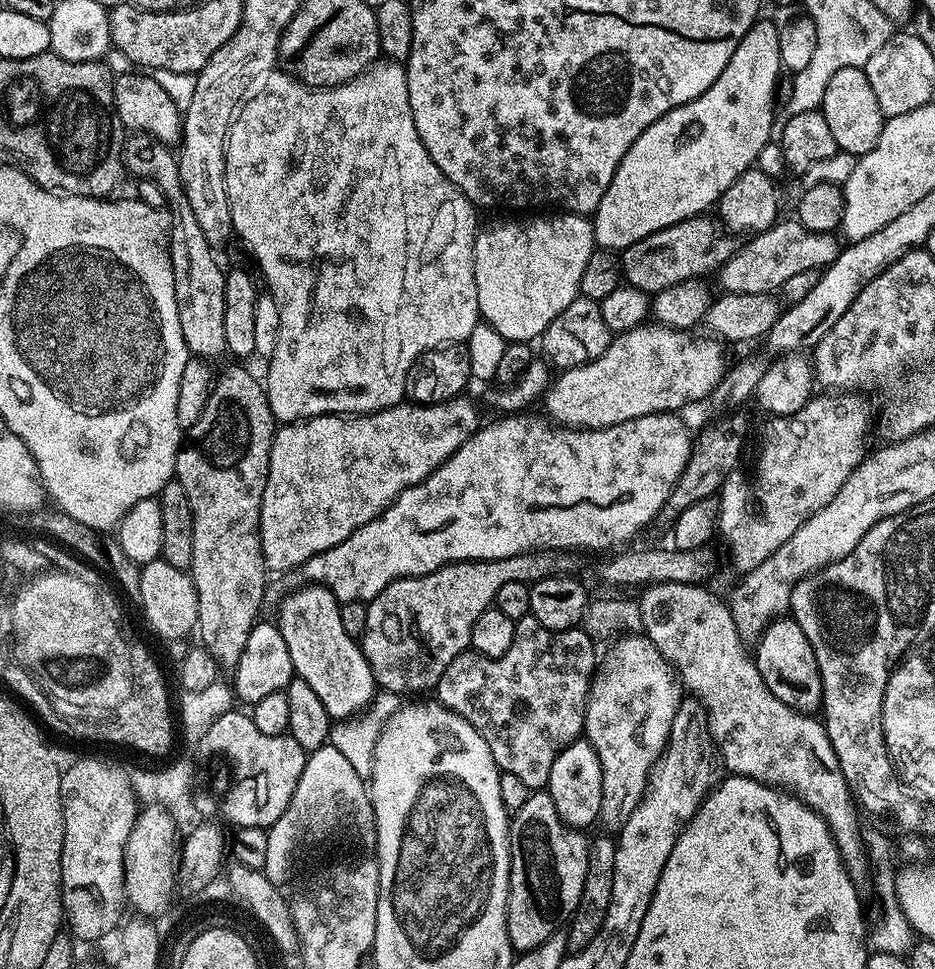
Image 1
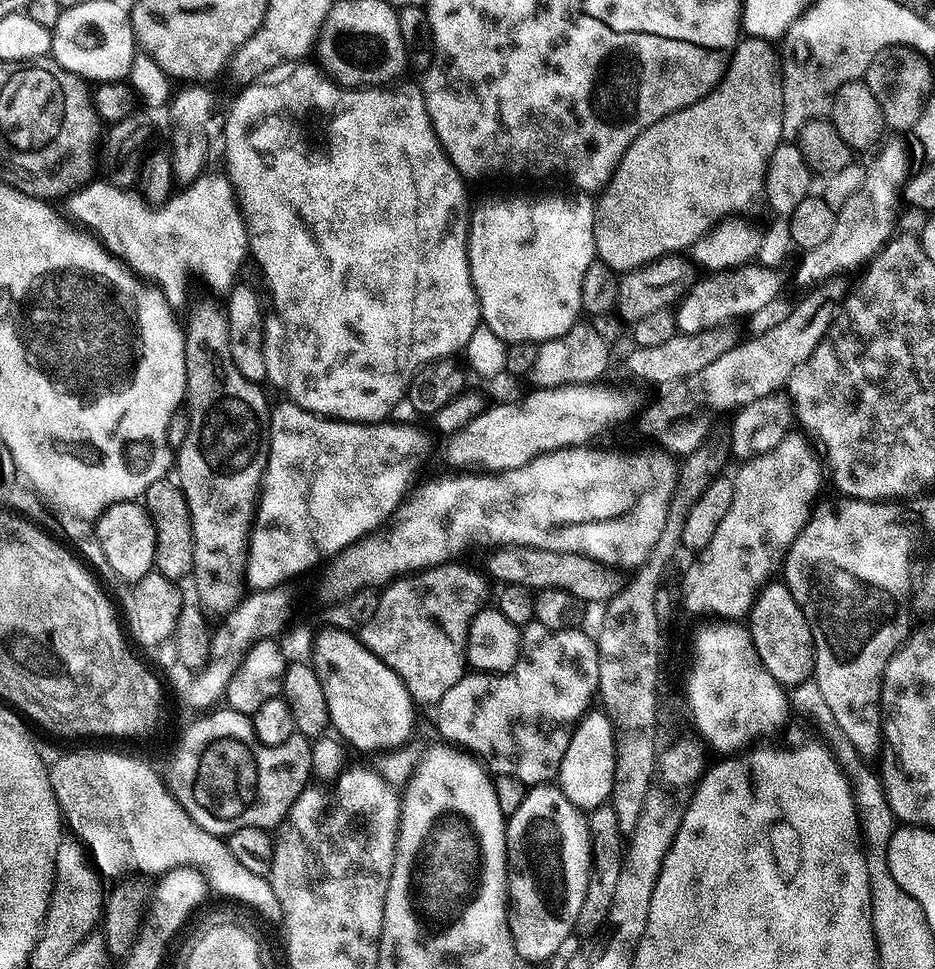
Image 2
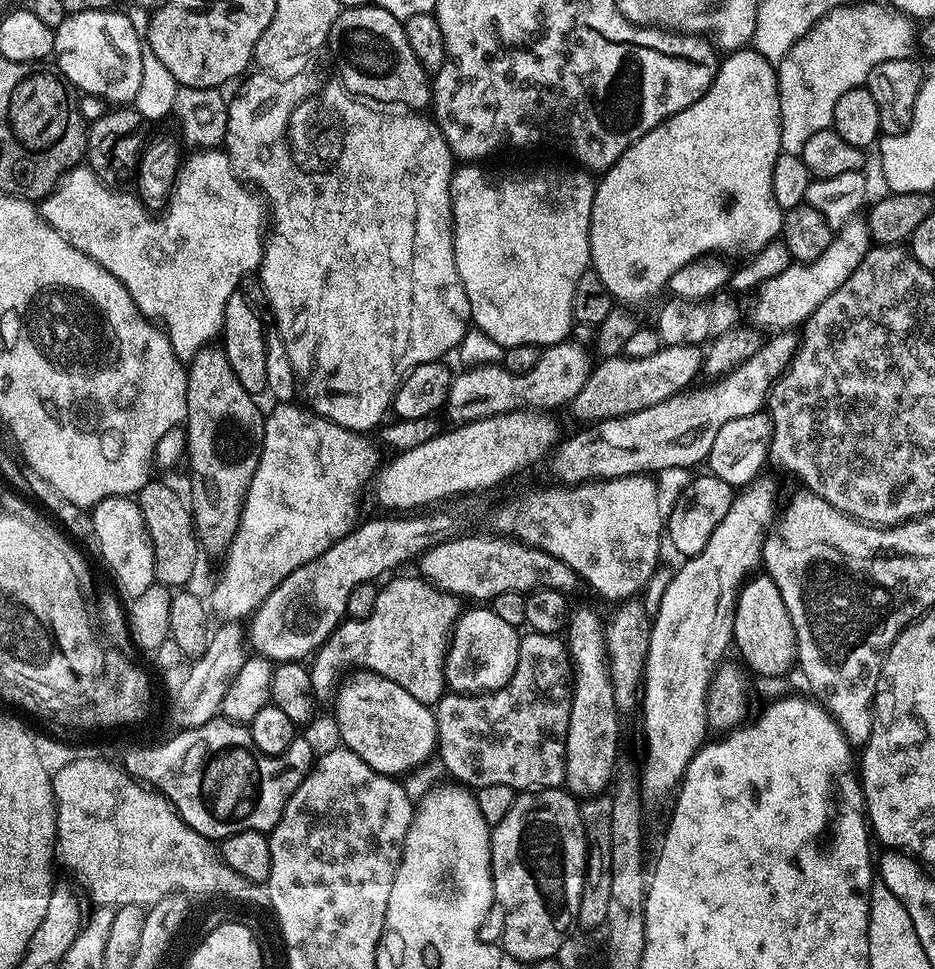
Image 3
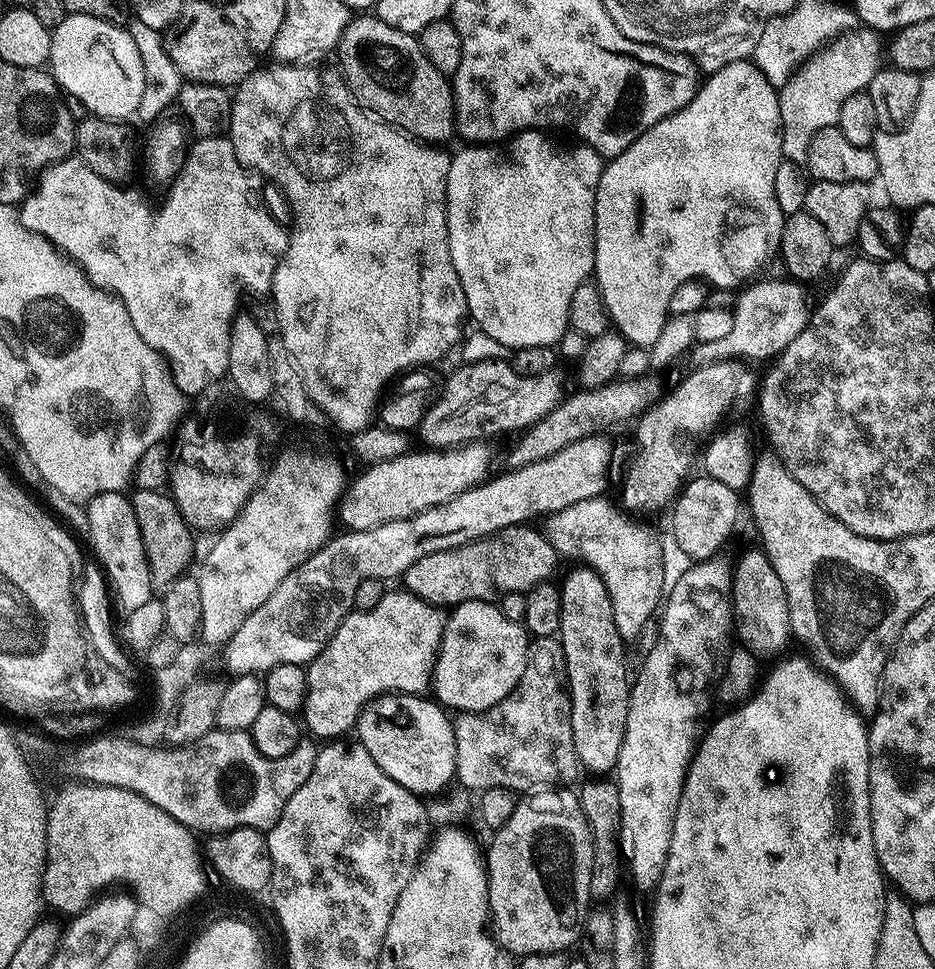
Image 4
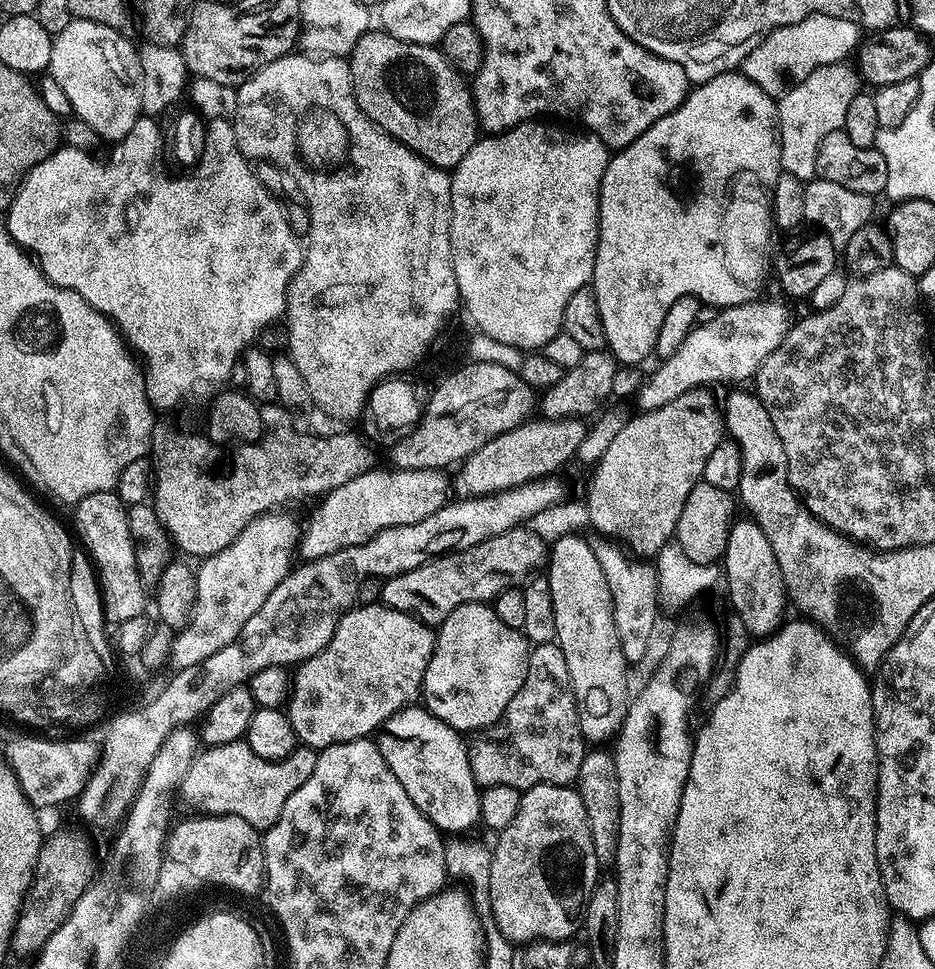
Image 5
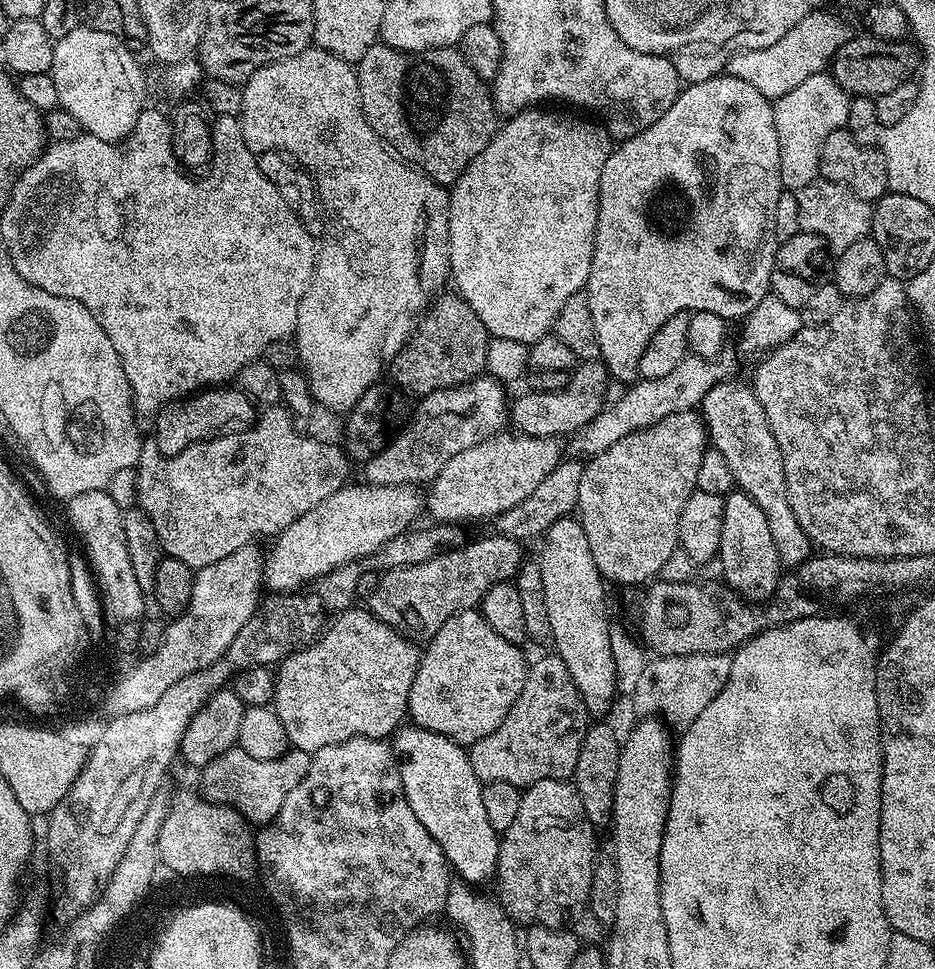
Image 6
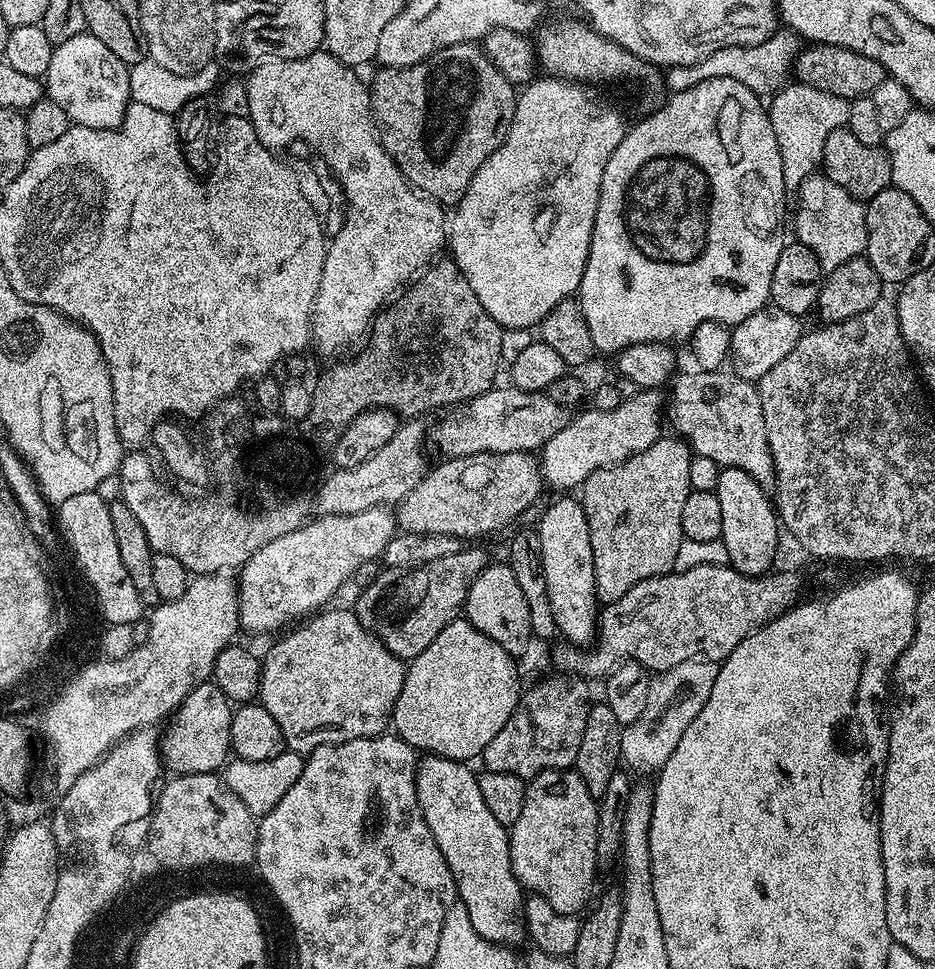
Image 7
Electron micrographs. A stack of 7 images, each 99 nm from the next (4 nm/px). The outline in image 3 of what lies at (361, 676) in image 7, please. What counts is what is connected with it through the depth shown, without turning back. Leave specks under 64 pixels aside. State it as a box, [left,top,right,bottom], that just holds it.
[310,574,462,706]

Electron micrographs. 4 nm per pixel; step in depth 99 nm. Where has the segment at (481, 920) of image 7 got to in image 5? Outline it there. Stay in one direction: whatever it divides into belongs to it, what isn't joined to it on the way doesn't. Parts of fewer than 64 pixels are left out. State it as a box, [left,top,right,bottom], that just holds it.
[378,706,480,834]

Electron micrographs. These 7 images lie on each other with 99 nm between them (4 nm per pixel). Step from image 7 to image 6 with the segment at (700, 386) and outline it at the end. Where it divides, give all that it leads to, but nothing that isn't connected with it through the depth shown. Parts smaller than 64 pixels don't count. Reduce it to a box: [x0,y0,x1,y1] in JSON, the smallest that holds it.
[702,378,822,566]

